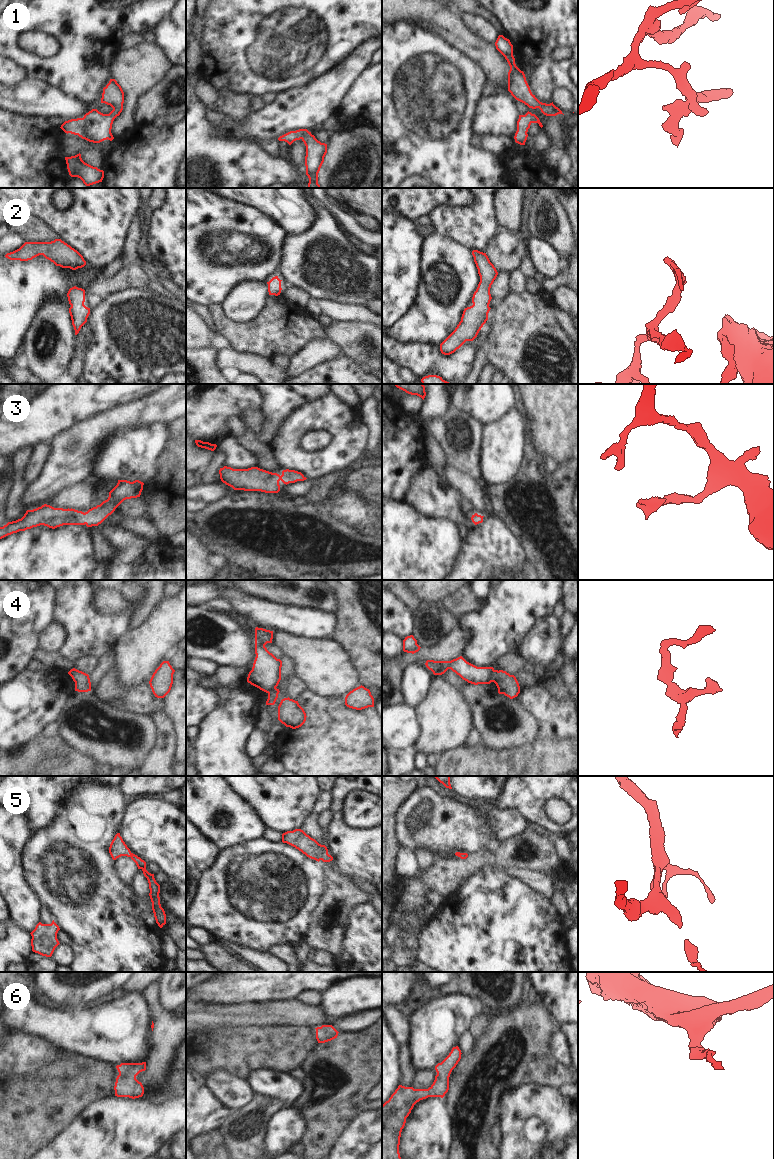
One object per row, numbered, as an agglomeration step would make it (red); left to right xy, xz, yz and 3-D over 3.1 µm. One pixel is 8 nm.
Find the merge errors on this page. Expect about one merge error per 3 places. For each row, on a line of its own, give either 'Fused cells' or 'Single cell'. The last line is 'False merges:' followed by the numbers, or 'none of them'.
1: Single cell
2: Single cell
3: Single cell
4: Fused cells
5: Single cell
6: Single cell
False merges: 4

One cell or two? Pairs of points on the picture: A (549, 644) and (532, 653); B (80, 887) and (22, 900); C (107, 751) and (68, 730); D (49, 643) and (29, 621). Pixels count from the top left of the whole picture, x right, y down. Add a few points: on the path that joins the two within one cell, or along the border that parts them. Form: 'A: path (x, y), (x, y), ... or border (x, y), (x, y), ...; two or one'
A: path (545, 644), (536, 650); one
B: border (24, 877), (40, 903); two
C: path (97, 741), (78, 735); one
D: border (54, 621), (43, 632), (40, 646); two

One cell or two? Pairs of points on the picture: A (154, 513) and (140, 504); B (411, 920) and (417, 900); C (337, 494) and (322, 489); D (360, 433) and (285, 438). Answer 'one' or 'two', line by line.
A: two
B: two
C: two
D: one

